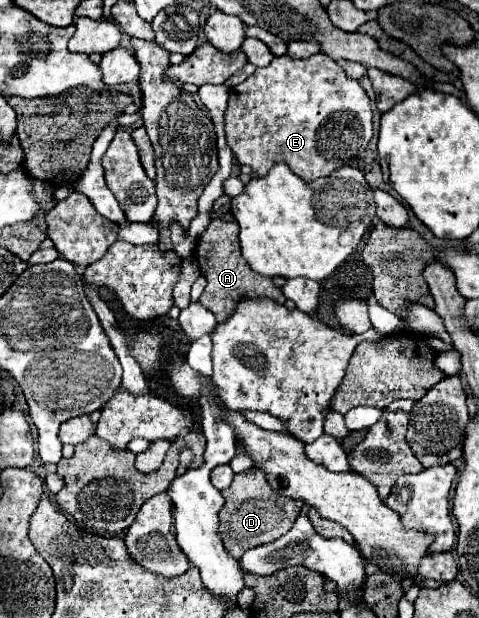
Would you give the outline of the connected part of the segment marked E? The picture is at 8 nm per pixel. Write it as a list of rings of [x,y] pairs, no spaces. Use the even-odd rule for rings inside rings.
[[[323,53],[309,59],[293,59],[289,55],[275,57],[271,65],[255,69],[251,77],[229,91],[229,107],[225,113],[227,143],[241,165],[249,165],[257,175],[265,175],[273,163],[287,163],[301,179],[315,181],[331,175],[335,169],[357,159],[373,135],[371,103],[359,81],[345,77],[345,71]]]

